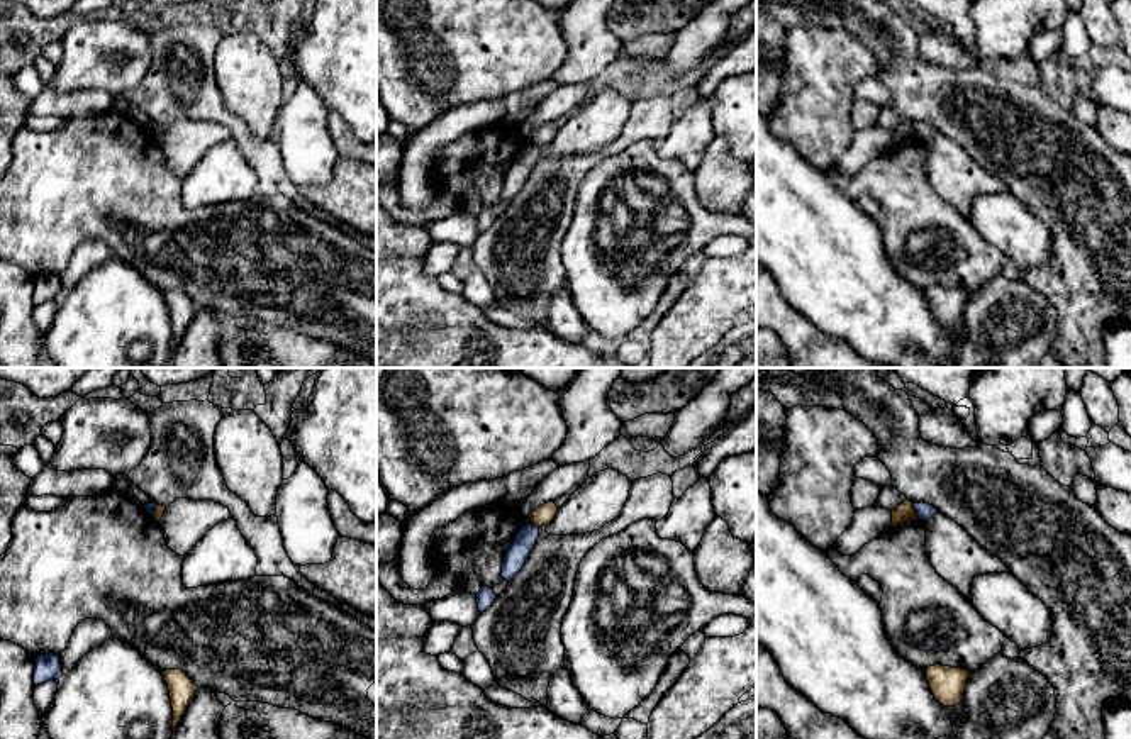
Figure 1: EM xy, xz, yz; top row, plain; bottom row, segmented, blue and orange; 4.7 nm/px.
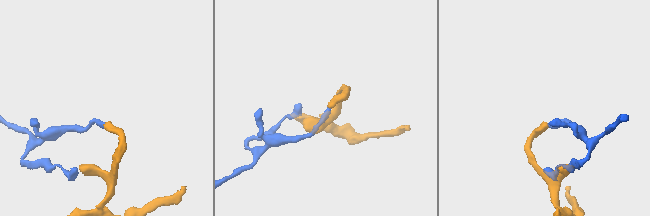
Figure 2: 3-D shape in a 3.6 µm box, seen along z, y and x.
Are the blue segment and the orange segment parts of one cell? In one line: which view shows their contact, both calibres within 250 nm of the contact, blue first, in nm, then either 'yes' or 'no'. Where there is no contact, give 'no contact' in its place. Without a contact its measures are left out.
contact in yz; calibres 80 and 90 nm; no

